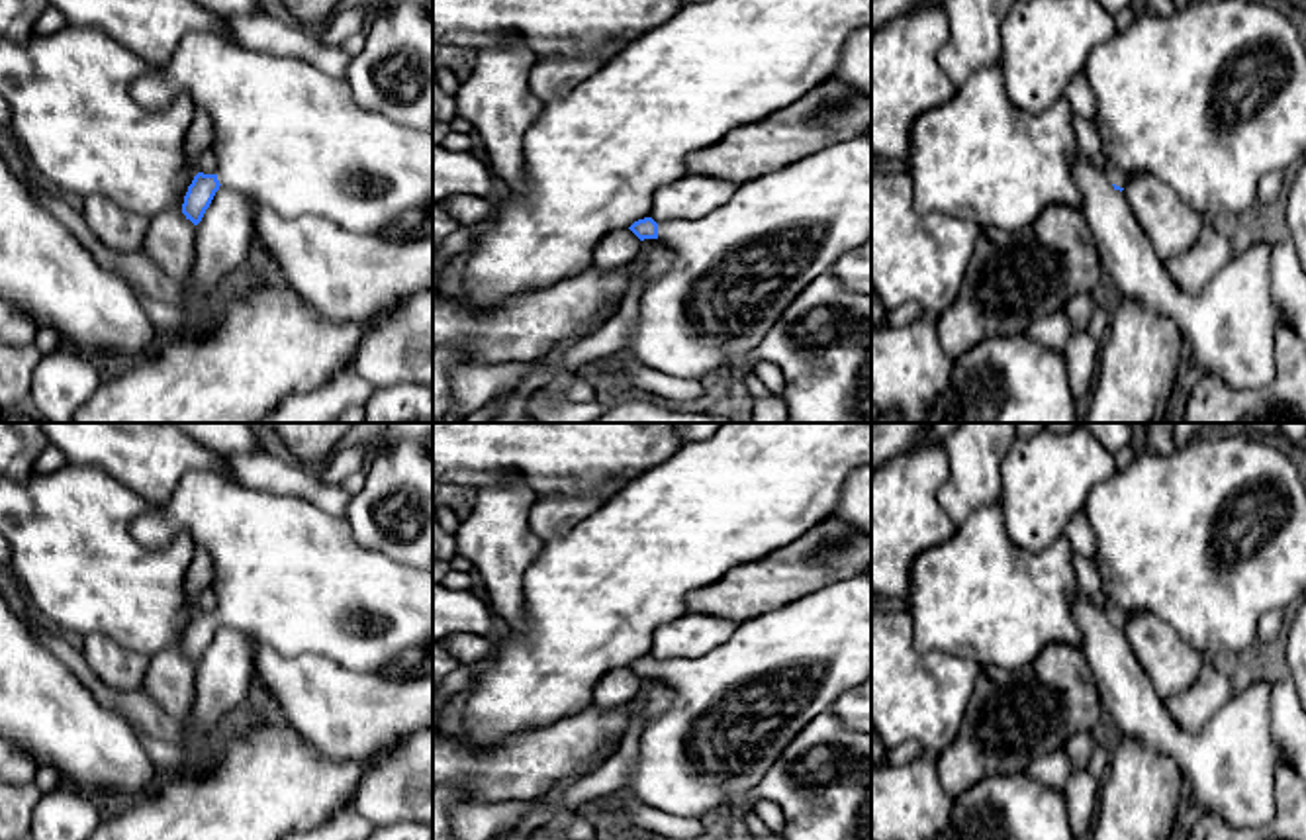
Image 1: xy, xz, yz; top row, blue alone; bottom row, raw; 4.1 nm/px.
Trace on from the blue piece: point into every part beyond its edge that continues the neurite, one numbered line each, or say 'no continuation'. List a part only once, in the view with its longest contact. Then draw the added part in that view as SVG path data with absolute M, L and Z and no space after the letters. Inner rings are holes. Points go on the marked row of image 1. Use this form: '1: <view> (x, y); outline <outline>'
1: xz (735, 271); outline M871 135L844 139L783 168L750 178L736 186L728 202L707 215L658 223L658 241L672 251L674 264L664 276L644 286L638 319L623 352L646 368L681 380L728 378L732 362L756 349L799 292L869 237Z

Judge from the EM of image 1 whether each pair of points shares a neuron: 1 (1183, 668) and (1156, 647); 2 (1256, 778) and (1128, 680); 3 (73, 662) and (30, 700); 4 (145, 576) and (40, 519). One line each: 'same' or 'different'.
1: same
2: same
3: different
4: same

